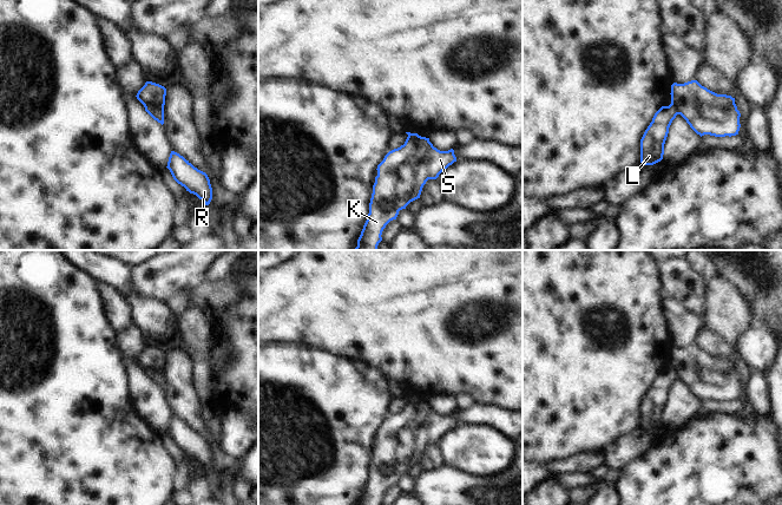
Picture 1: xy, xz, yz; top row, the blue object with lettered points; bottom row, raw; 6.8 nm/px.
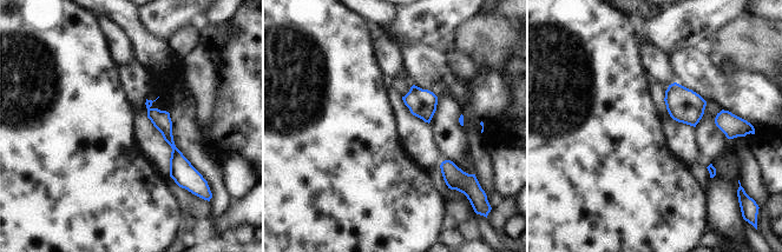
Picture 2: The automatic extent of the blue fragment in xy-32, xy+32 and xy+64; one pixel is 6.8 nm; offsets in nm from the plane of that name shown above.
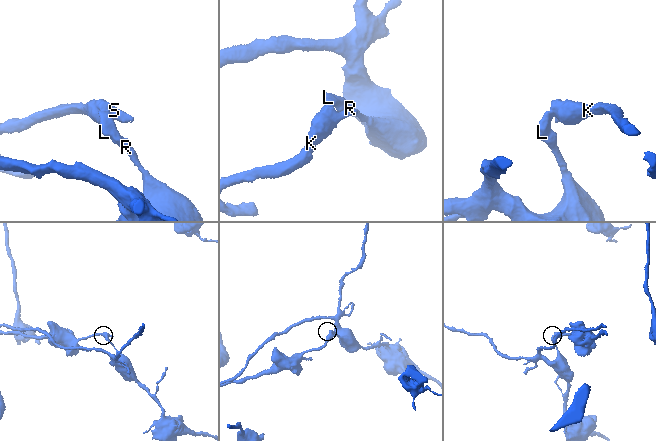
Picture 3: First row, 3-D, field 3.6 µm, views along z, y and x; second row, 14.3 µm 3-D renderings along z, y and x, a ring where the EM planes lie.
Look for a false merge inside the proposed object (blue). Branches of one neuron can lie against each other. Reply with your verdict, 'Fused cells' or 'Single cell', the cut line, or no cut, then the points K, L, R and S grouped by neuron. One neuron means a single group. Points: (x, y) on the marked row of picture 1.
Fused cells. Split along xy (144, 105), (163, 107). Groups: K S / L R

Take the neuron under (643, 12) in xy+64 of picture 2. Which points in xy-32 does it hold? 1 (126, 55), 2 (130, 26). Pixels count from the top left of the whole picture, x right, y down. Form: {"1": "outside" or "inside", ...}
{"1": "outside", "2": "inside"}

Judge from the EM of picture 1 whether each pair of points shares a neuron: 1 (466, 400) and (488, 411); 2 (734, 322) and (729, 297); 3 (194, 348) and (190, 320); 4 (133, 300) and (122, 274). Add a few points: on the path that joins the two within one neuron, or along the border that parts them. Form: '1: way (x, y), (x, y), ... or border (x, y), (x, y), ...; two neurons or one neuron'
1: border (474, 402), (458, 408); two neurons
2: way (730, 316), (729, 303); one neuron
3: way (194, 341), (194, 327); one neuron
4: way (131, 294), (123, 286), (122, 280); one neuron

